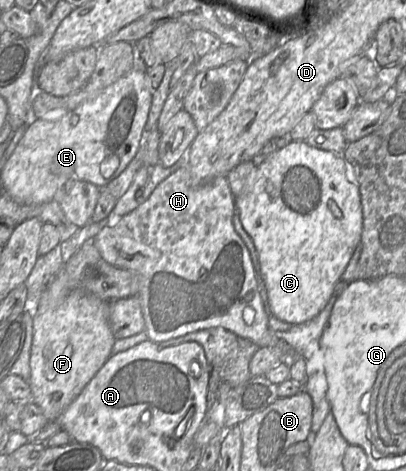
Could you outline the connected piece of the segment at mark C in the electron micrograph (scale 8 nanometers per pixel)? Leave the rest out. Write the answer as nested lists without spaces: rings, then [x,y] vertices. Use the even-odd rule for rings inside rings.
[[[291,141],[257,165],[252,191],[235,197],[235,207],[258,254],[268,313],[292,325],[316,317],[361,241],[359,187],[348,180],[343,155]]]

